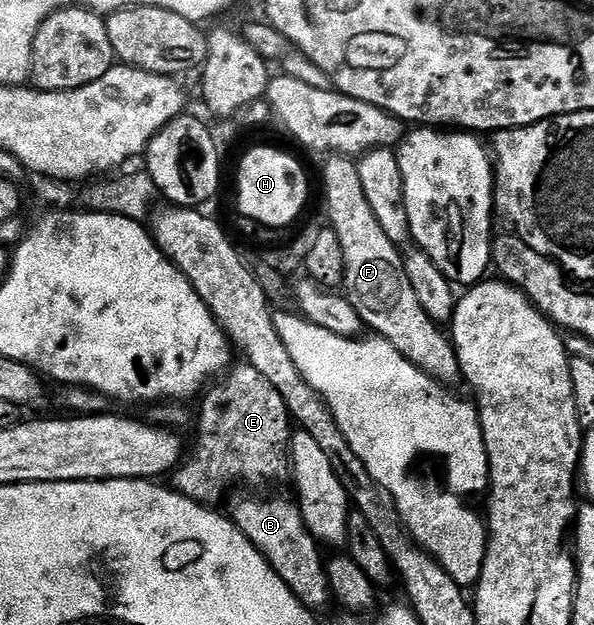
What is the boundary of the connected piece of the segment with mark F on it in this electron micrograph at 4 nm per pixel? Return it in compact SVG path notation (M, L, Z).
M332 155L324 165L324 201L328 204L327 224L338 235L338 243L342 243L342 259L346 259L344 268L343 292L348 302L358 311L365 326L373 329L377 338L389 341L411 365L418 366L434 381L449 383L460 381L460 360L456 358L456 347L447 336L442 334L441 326L430 320L426 311L422 311L422 303L418 303L418 295L414 295L414 287L410 287L410 279L406 279L404 258L401 250L390 239L386 239L386 231L378 224L374 211L370 211L370 203L366 203L366 195L362 191L362 179L358 179L358 164L351 157Z

